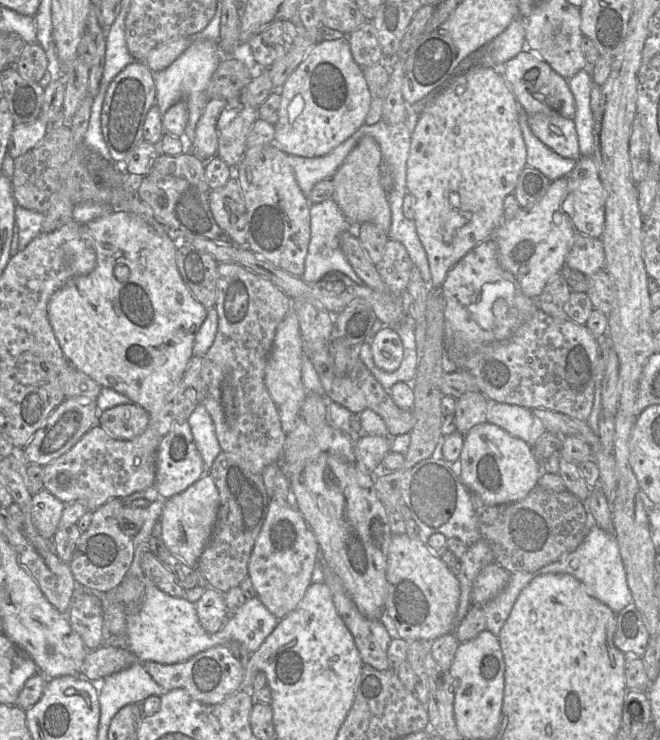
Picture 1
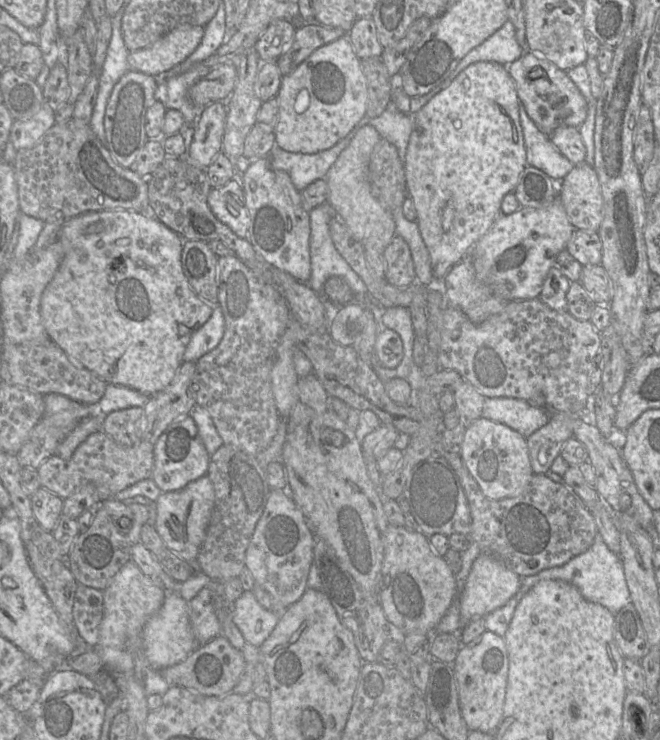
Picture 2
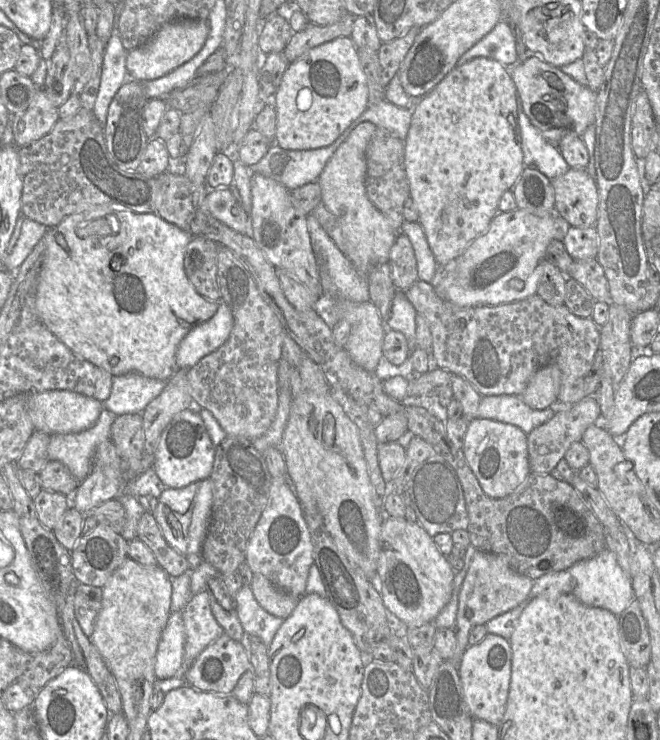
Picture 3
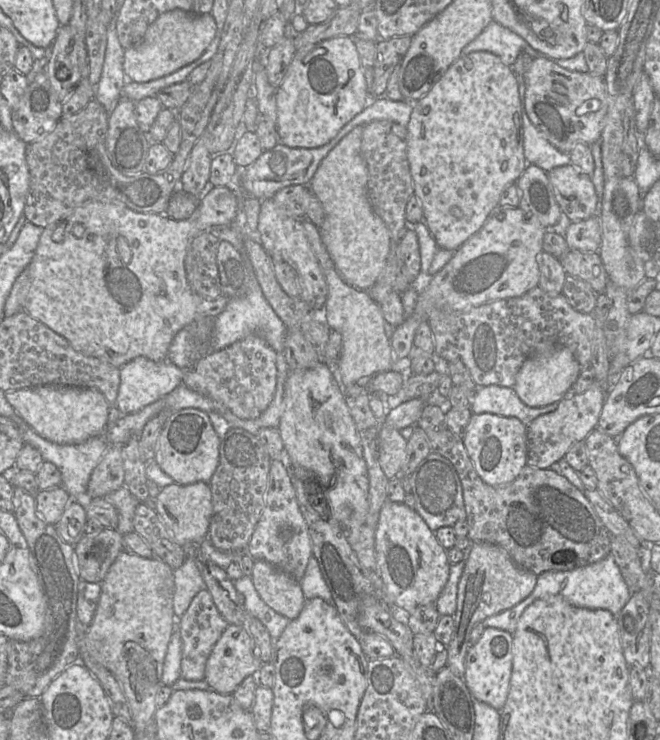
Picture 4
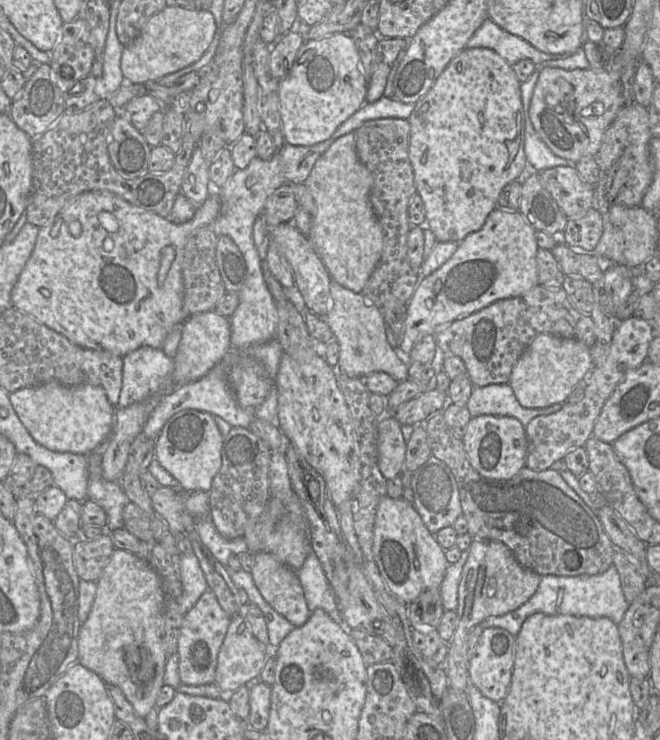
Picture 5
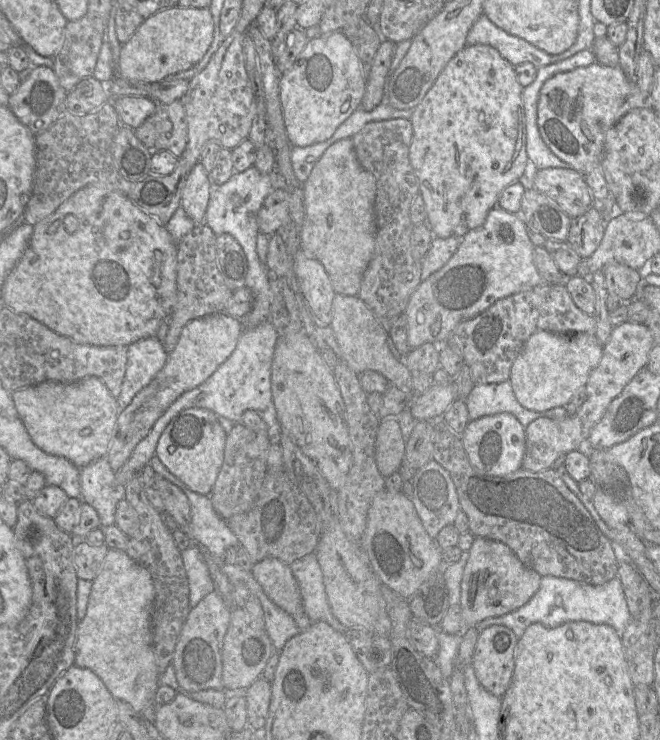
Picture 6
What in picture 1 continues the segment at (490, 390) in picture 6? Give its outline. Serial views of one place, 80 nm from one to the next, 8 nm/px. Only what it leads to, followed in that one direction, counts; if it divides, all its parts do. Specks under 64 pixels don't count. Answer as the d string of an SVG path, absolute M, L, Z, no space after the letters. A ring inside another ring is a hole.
M489 401L486 421L522 439L531 447L546 431L542 421L532 413L532 409L508 403Z

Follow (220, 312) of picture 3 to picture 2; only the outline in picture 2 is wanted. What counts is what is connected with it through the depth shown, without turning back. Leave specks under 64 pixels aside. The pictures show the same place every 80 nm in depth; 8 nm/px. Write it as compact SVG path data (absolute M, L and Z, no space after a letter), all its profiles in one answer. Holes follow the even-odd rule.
M219 304L212 306L213 312L207 322L192 336L184 353L184 362L196 362L215 349L225 333L225 318Z

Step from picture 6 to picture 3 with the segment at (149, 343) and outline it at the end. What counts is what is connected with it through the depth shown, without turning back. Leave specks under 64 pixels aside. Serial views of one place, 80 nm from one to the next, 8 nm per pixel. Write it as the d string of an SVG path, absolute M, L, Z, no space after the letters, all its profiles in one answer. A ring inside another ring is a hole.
M138 373L113 377L111 394L103 403L104 409L116 416L142 414L166 385L167 381L148 378Z

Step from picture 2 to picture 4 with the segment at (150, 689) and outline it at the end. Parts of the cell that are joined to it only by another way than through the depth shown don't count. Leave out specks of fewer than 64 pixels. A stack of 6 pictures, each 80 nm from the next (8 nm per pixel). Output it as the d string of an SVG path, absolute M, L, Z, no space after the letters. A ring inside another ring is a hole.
M178 622L173 623L173 631L168 641L167 652L163 662L161 685L175 690L210 690L206 681L187 681L181 677L182 641Z

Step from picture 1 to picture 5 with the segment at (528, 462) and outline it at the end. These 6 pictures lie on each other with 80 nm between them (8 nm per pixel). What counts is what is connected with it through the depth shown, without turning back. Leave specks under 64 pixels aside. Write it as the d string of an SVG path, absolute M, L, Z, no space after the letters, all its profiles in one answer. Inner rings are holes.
M479 415L471 417L462 438L472 467L483 477L506 480L526 466L527 436L522 423L512 416Z

